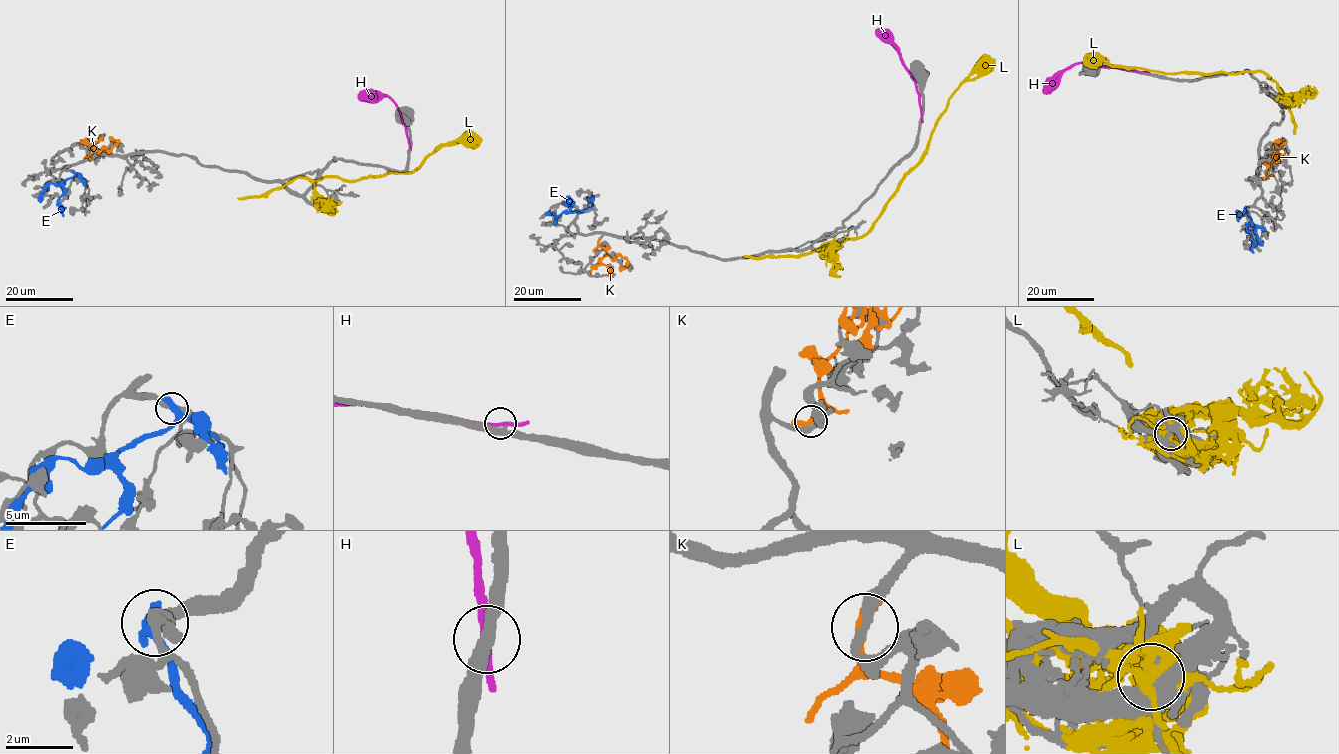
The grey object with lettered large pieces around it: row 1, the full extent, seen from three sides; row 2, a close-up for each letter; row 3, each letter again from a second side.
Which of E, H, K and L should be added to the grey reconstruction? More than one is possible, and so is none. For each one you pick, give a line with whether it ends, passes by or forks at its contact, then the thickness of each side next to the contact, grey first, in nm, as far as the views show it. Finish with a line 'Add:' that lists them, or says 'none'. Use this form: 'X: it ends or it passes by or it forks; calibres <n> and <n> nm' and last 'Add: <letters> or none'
Add: none

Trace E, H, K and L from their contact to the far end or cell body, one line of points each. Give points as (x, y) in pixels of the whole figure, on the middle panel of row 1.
E: (583, 211), (570, 211), (572, 203), (565, 205), (569, 197)
H: (921, 117), (915, 81), (900, 54), (875, 30)
K: (598, 242), (611, 258), (619, 255), (626, 259), (624, 268), (619, 268)
L: (835, 246), (826, 252), (821, 250), (868, 231), (920, 158), (949, 99), (995, 60)

